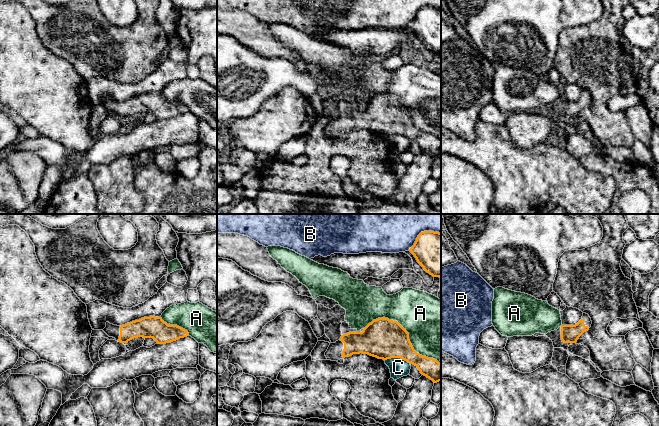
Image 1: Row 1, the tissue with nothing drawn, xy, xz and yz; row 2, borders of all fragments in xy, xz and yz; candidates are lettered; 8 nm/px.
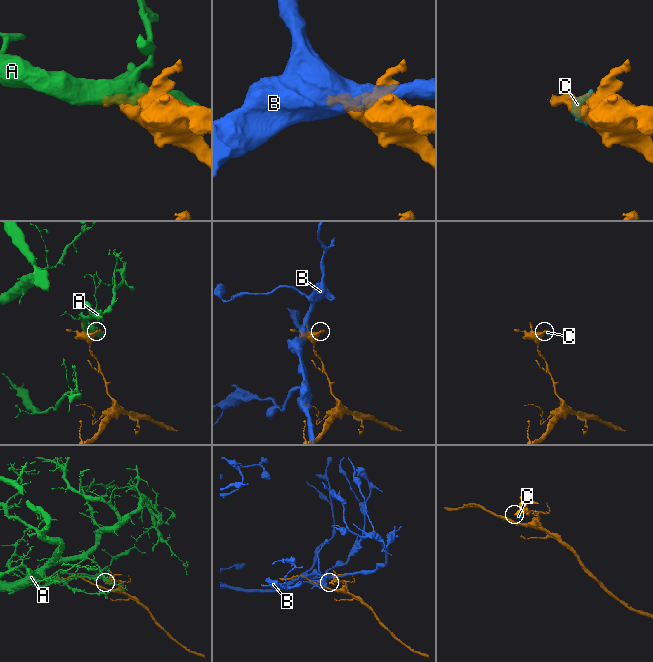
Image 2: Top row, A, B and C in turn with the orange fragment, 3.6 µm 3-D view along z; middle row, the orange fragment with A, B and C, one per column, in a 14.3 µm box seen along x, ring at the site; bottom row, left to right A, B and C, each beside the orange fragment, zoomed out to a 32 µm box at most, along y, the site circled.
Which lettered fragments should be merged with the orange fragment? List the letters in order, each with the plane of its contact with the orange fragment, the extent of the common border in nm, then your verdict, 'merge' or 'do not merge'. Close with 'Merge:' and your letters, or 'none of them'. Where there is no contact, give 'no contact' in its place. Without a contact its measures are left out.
A: contact in xz; length 700 nm; do not merge
B: contact in xz; length 300 nm; do not merge
C: contact in xz; length 220 nm; do not merge
Merge: none of them

